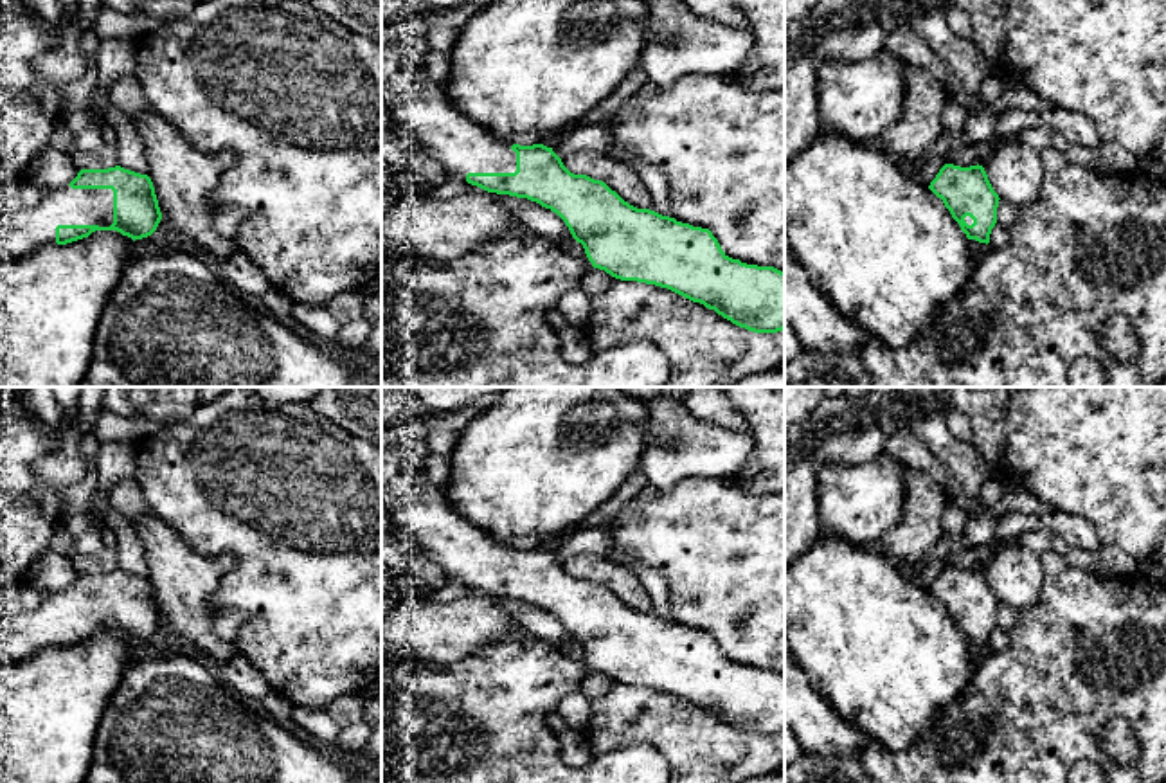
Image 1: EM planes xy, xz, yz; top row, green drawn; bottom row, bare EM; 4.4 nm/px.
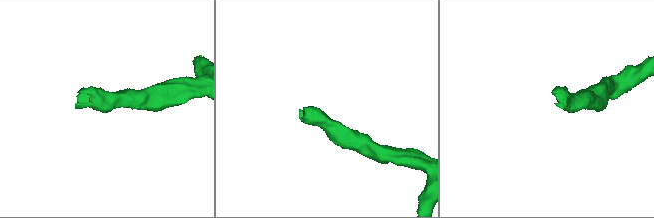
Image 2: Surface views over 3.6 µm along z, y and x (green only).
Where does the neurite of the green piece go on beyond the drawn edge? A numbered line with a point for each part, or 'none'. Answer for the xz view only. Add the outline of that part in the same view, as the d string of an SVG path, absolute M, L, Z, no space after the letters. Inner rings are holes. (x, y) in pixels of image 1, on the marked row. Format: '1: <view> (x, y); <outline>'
1: xz (418, 110); M399 43L381 47L381 103L390 128L410 140L423 155L435 158L448 175L466 180L468 173L515 173L511 144L462 115L428 74L426 65L405 59Z

